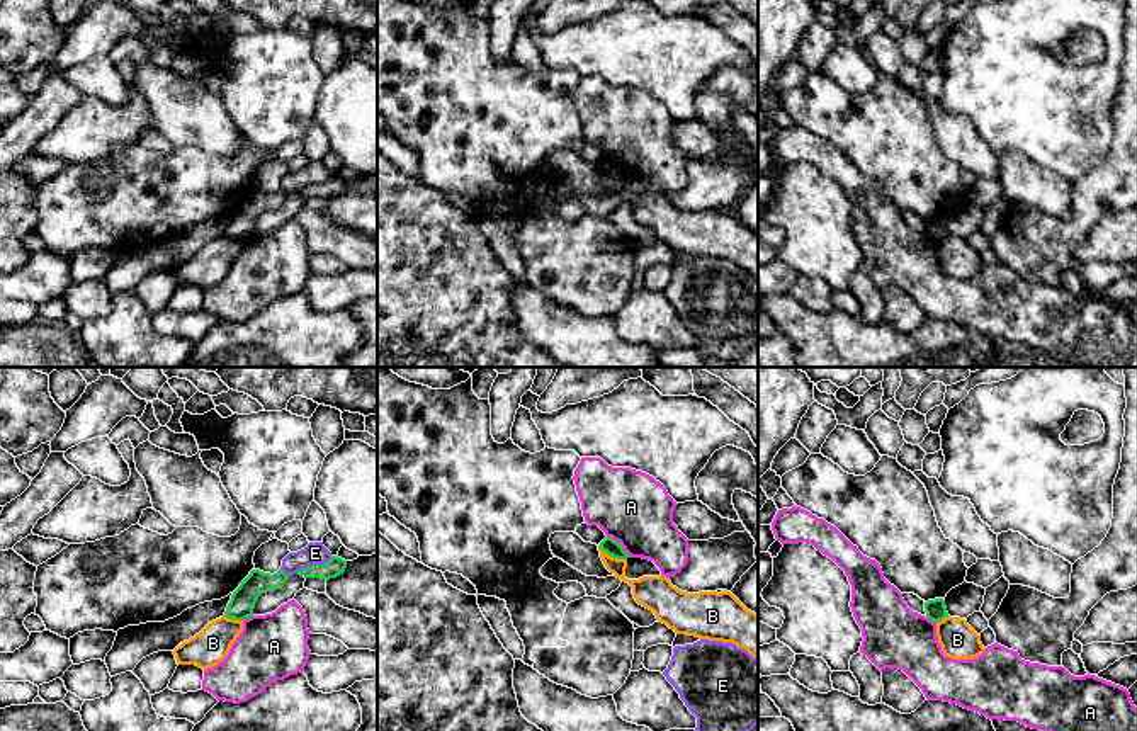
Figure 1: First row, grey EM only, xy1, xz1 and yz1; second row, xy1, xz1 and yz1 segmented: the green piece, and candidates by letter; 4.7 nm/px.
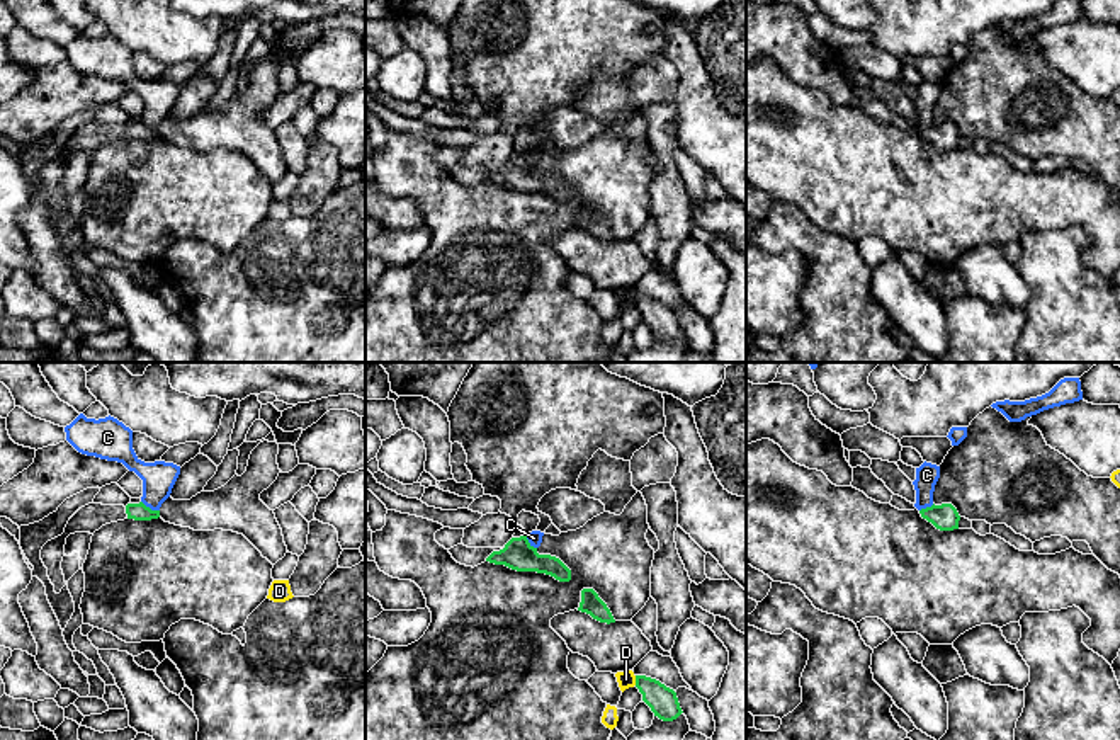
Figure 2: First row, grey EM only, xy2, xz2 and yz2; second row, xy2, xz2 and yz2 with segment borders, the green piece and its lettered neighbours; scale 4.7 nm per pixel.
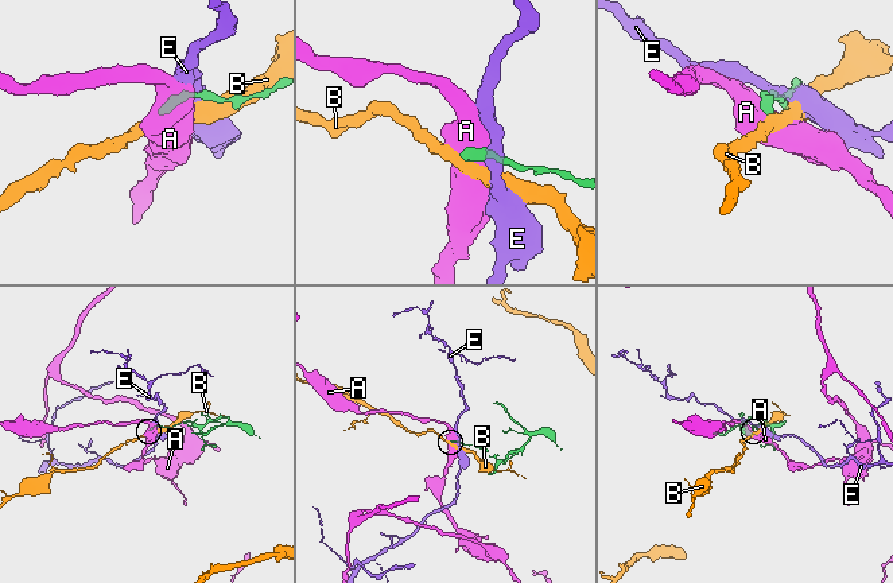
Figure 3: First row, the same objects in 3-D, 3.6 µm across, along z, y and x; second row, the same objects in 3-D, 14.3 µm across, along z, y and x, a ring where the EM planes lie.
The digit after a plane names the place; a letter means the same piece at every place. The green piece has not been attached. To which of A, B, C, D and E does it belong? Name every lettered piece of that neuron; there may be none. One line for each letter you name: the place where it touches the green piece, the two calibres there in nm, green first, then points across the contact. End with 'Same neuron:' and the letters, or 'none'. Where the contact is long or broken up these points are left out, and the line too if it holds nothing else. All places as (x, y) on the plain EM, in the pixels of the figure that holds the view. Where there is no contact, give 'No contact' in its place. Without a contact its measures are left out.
Same neuron: none

